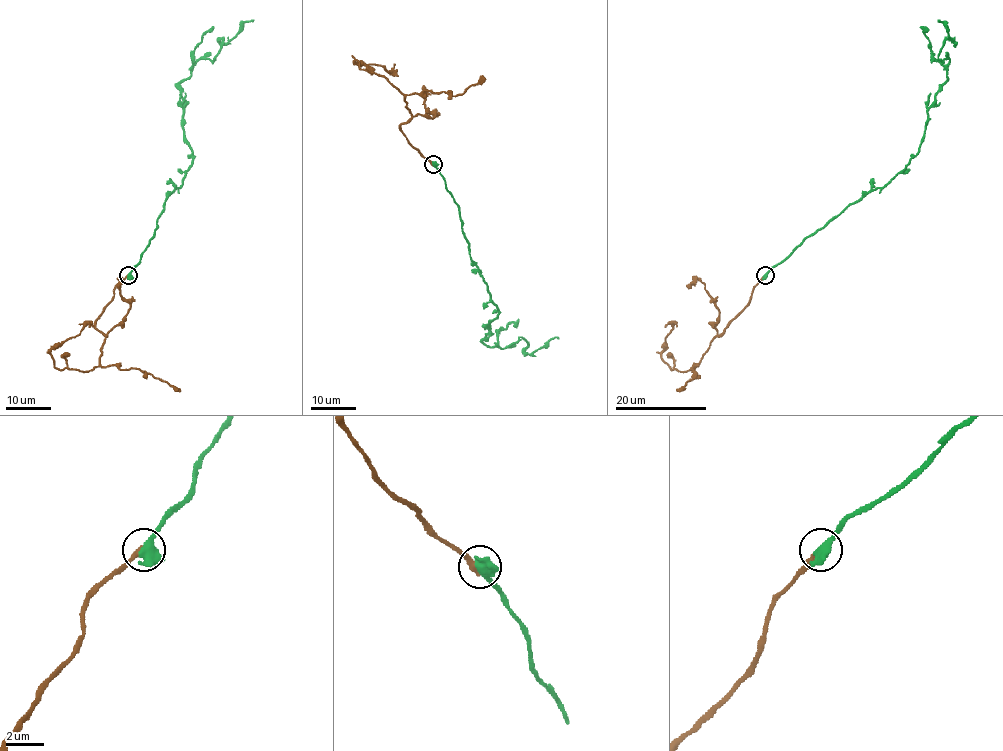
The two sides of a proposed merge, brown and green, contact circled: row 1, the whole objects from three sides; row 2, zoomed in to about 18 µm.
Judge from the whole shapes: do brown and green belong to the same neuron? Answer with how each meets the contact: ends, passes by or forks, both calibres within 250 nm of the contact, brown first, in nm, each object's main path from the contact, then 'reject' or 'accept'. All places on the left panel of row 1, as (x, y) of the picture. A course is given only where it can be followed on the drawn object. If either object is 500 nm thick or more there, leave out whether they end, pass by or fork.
320/650 nm | brown via (127, 276), (96, 322), (106, 336), (99, 364), (80, 371), (55, 366), (50, 352), (85, 325), (93, 327) | green via (128, 276), (193, 159), (177, 85), (199, 60), (212, 60), (220, 40), (227, 43), (253, 19) | reject

